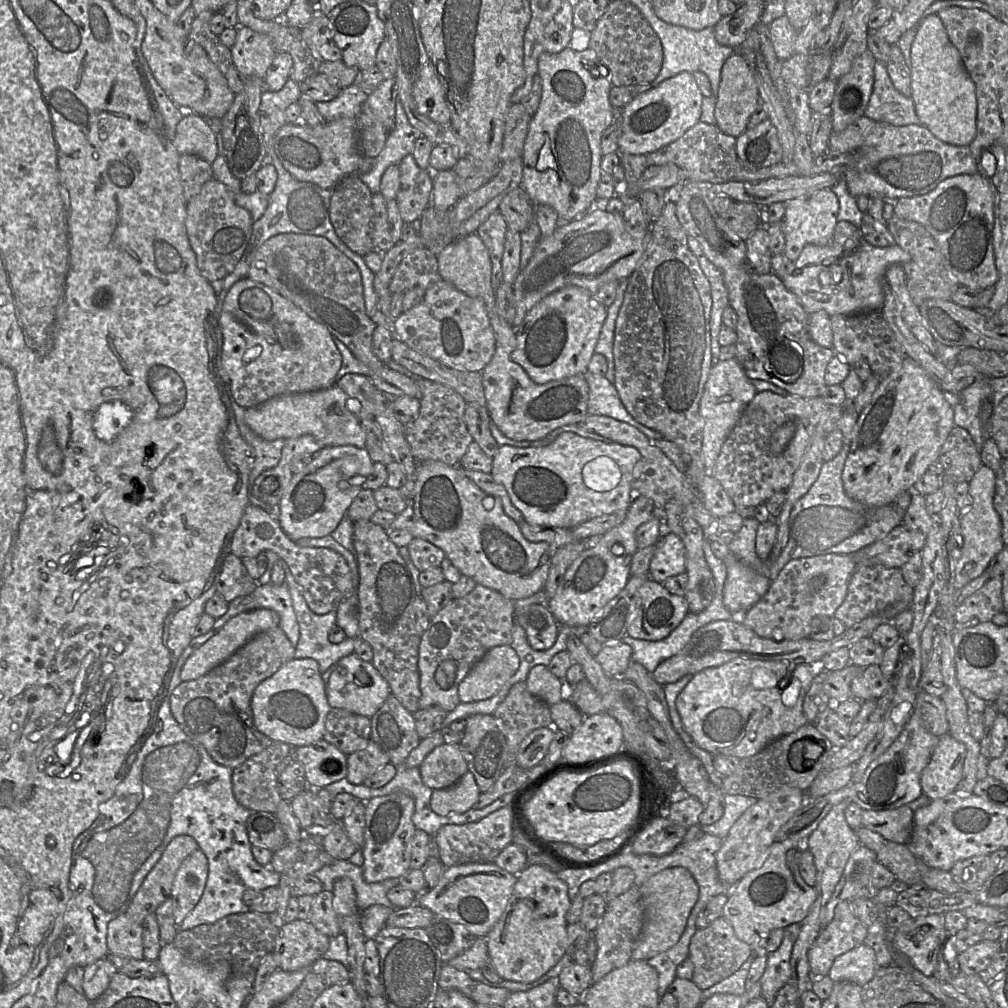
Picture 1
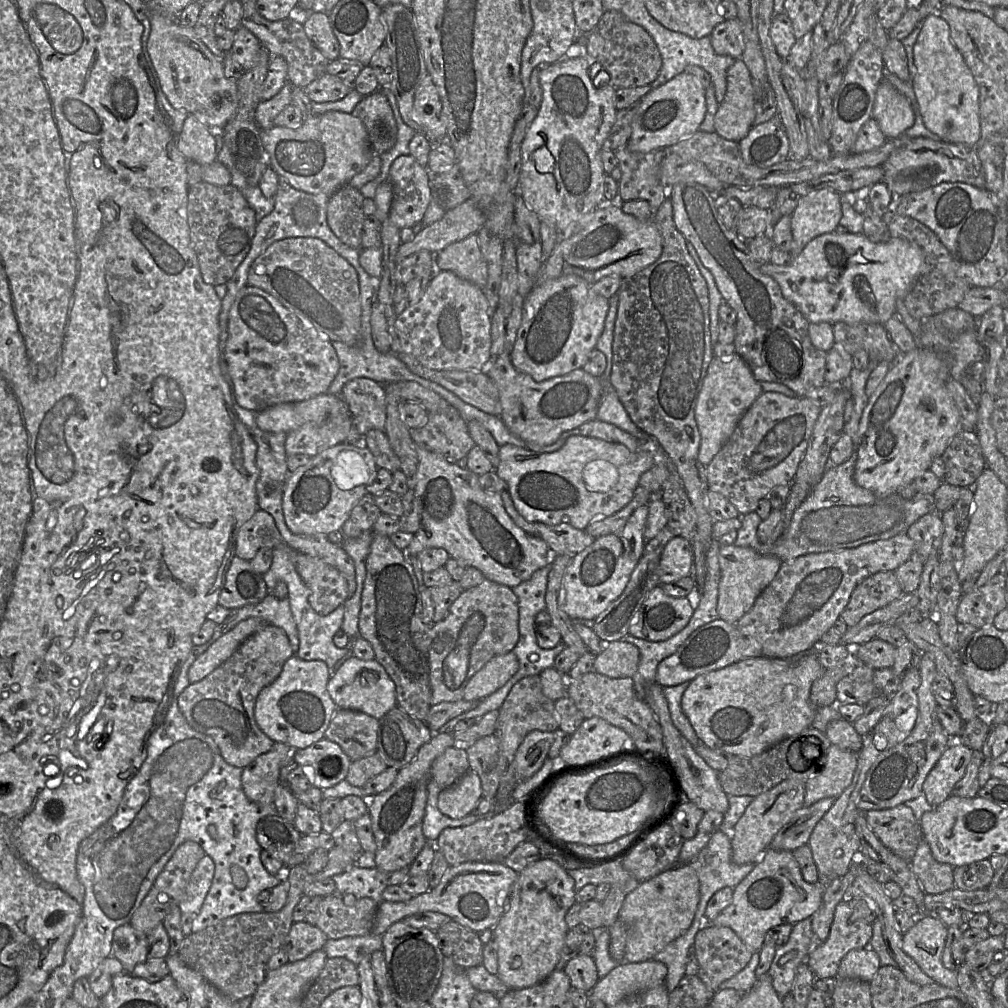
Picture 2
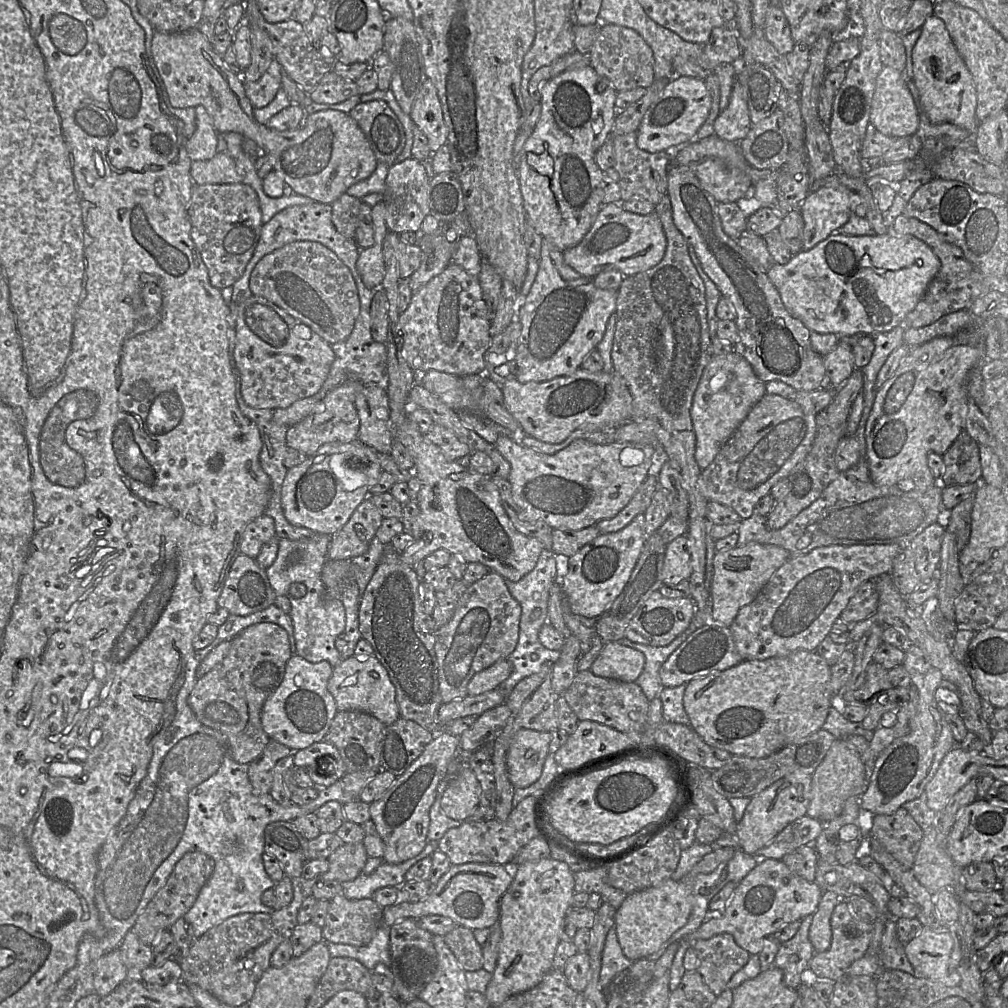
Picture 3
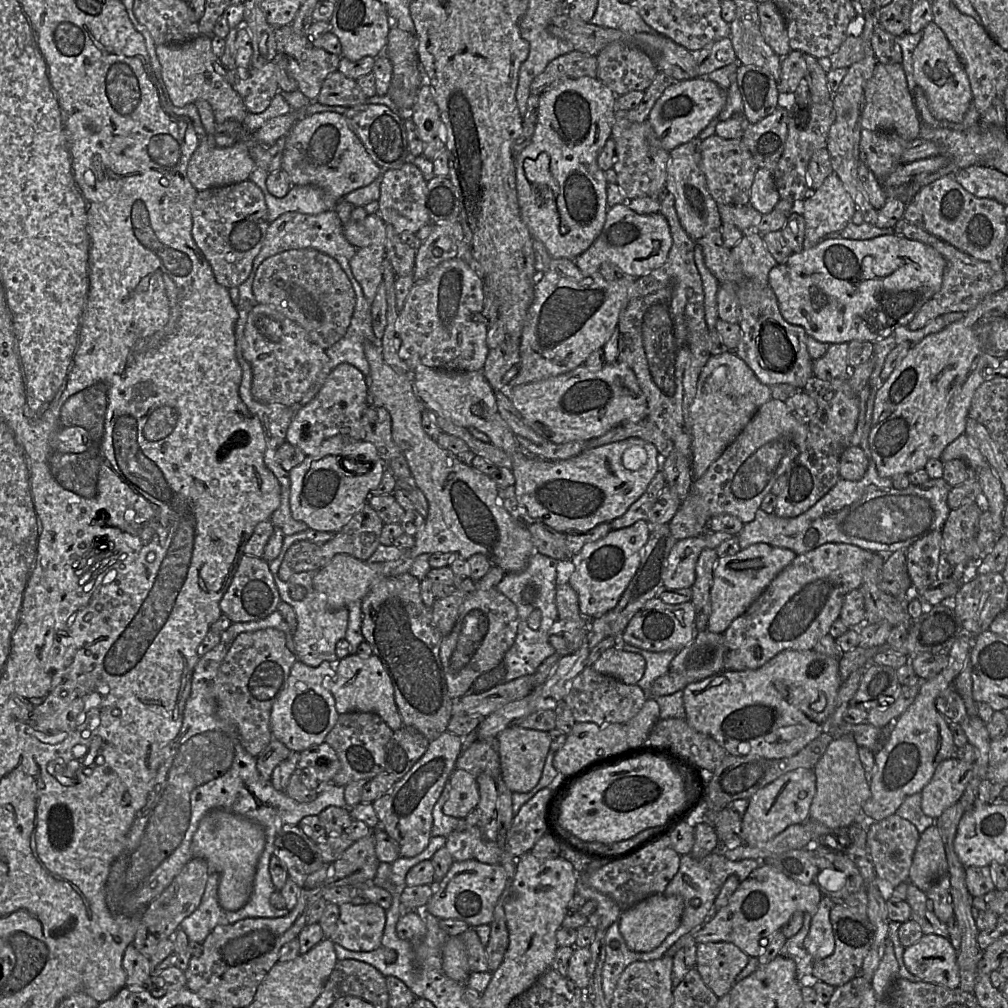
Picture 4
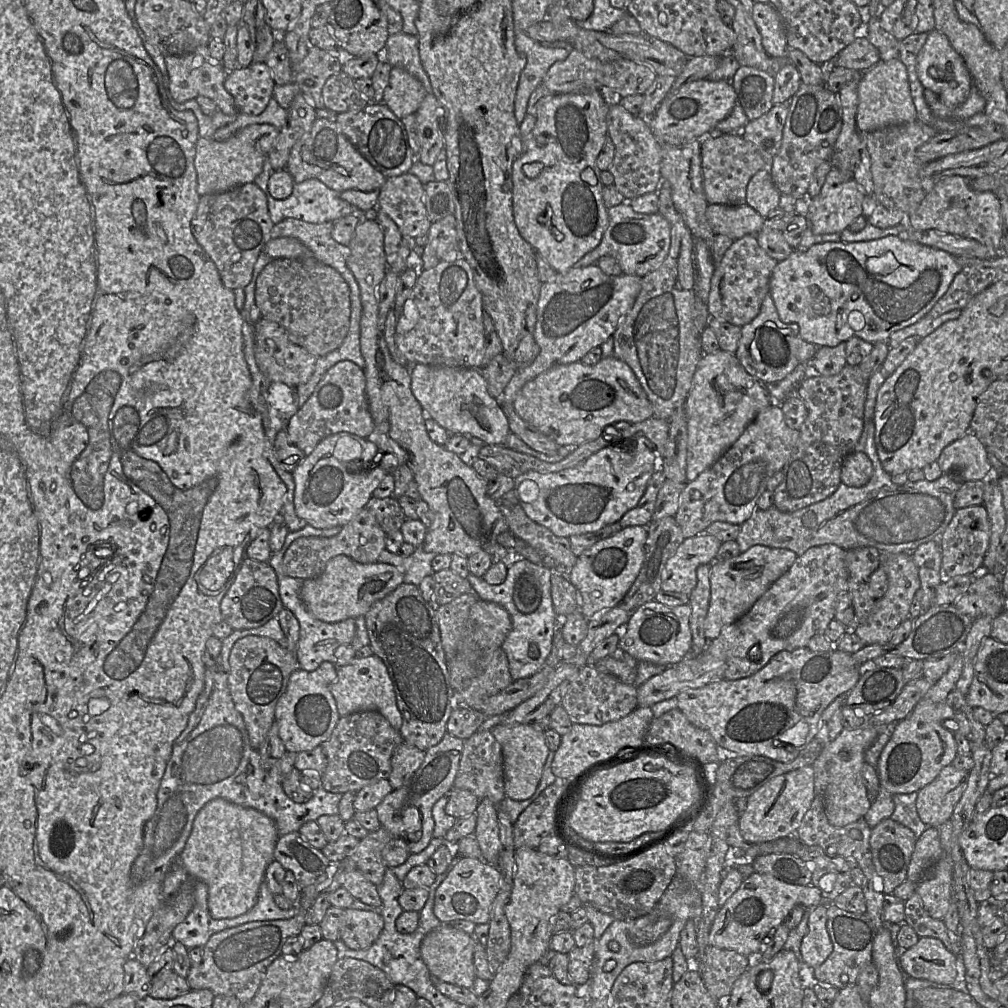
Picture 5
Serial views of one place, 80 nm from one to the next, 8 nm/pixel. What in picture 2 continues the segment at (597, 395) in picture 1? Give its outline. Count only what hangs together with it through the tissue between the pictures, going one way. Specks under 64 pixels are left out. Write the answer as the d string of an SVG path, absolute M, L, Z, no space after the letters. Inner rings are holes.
M603 381L597 419L617 426L640 441L649 438L646 433L632 422L624 406L620 402L615 389L607 381Z

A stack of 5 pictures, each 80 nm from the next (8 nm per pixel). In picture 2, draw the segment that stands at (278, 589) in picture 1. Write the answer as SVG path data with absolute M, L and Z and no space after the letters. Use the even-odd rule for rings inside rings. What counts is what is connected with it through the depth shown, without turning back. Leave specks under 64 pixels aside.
M268 593L258 604L229 610L228 616L221 624L217 624L212 637L208 640L211 643L233 629L239 622L250 617L256 617L283 629L289 639L294 655L297 652L299 646L298 631L290 610L288 597L278 599Z

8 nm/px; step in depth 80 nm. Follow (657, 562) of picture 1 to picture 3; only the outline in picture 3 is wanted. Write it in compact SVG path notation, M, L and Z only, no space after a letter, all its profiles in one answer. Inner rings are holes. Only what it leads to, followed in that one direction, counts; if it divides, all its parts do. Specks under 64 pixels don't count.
M686 535L667 544L662 579L667 586L674 586L691 575L691 553Z

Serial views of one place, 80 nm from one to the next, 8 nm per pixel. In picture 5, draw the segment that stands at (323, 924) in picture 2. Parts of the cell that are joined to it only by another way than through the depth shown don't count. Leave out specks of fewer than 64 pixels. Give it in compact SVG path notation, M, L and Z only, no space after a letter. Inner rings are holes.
M344 909L340 940L353 950L369 948L380 936L384 919L378 911Z

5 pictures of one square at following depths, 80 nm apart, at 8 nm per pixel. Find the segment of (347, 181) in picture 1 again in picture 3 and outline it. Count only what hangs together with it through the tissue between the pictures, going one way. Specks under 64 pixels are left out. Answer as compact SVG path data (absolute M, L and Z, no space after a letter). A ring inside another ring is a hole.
M342 194L332 204L332 223L336 230L347 239L354 239L362 200Z

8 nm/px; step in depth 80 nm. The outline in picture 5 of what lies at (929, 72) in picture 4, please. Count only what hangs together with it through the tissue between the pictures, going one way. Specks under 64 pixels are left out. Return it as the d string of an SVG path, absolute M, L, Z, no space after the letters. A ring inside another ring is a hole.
M934 29L917 56L917 75L923 87L931 90L949 109L956 108L968 98L973 81L963 58L955 51L948 38Z

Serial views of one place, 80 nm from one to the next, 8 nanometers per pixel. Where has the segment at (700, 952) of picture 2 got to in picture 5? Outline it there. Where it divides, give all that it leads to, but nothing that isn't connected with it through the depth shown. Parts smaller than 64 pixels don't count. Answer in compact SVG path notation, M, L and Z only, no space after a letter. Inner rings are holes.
M710 945L702 959L691 959L688 963L688 970L700 973L708 992L717 1001L730 995L735 981L749 965L747 956Z

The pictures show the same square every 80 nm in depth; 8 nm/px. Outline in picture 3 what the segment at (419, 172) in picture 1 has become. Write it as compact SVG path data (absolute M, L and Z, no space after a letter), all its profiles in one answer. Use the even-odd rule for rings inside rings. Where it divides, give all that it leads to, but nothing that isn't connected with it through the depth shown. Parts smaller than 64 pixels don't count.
M408 158L389 166L383 202L389 231L400 234L404 231L417 232L421 228L424 218L430 214L430 178L420 161Z

